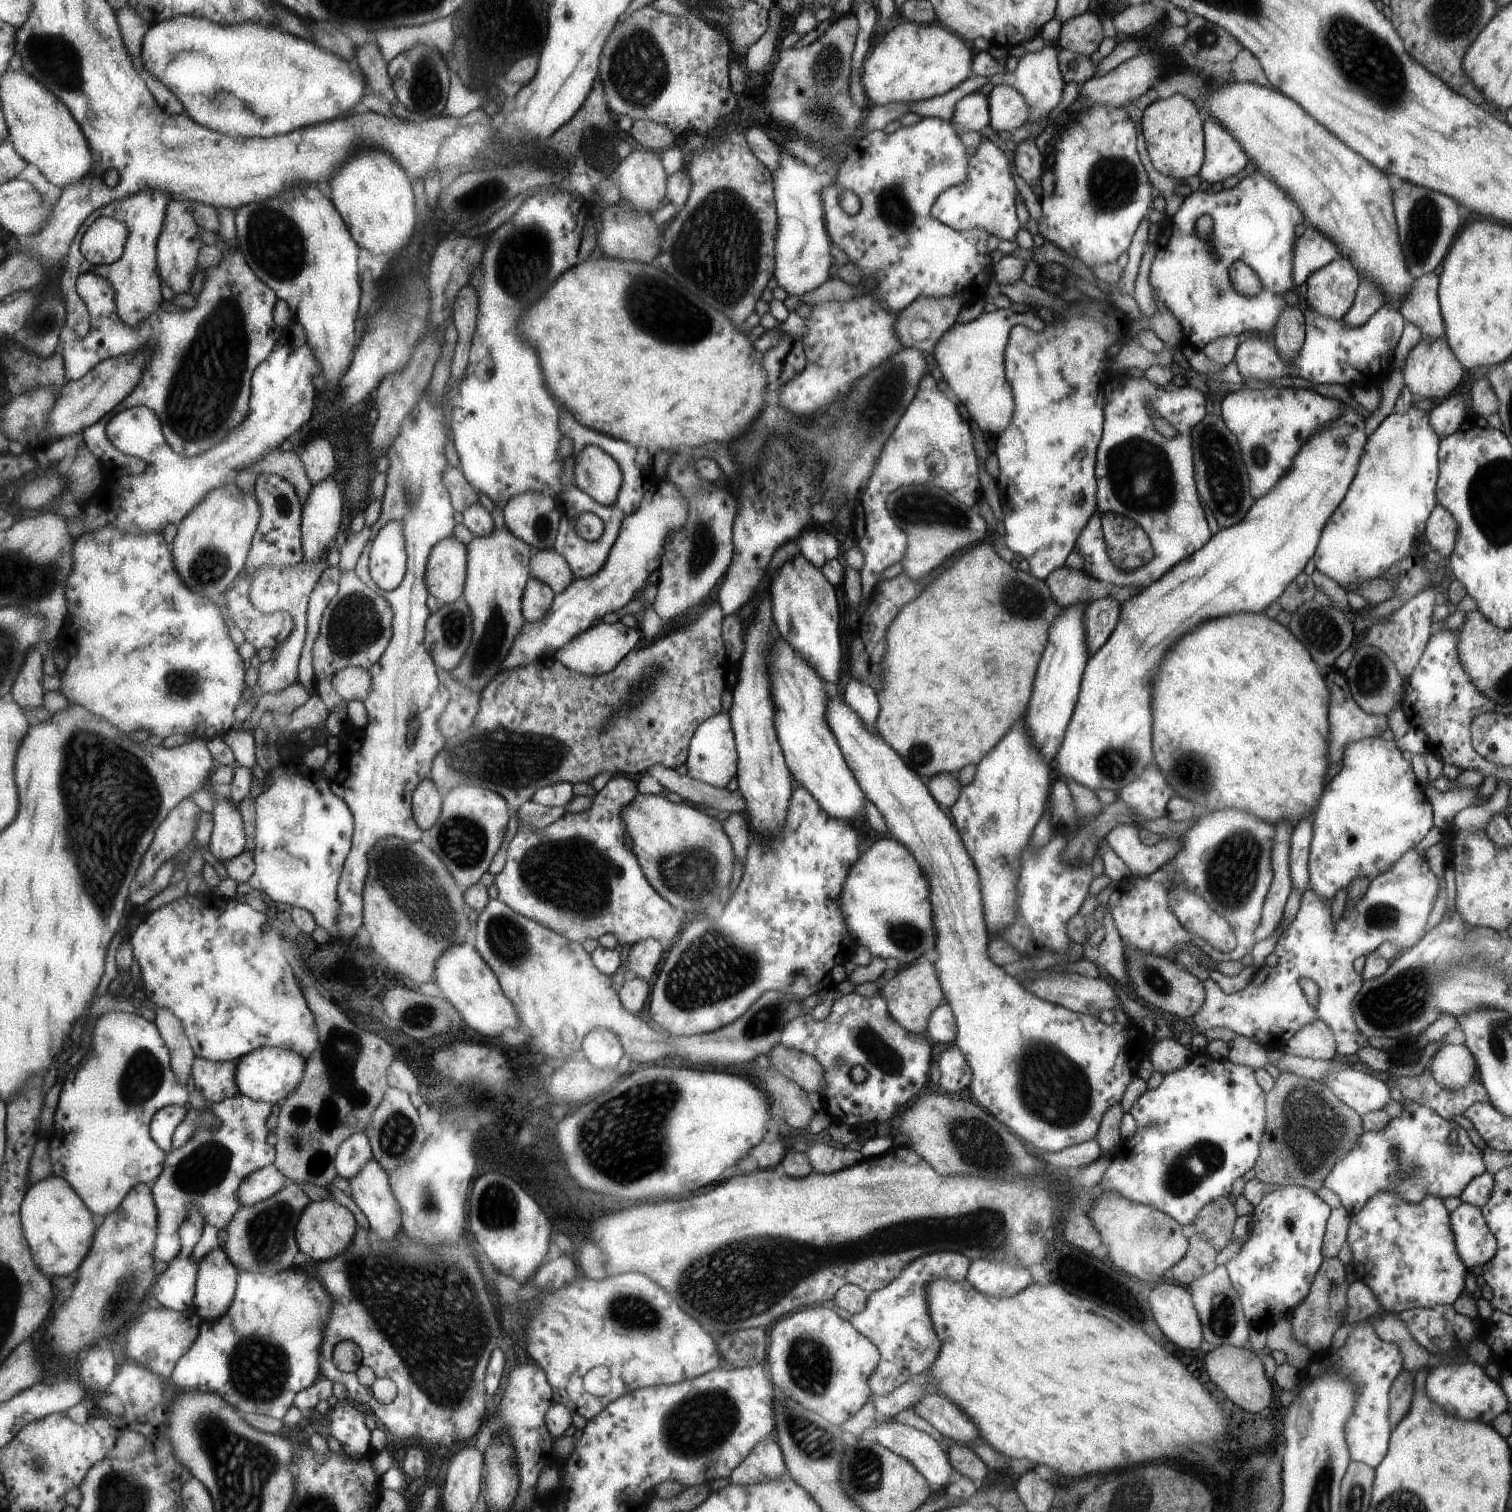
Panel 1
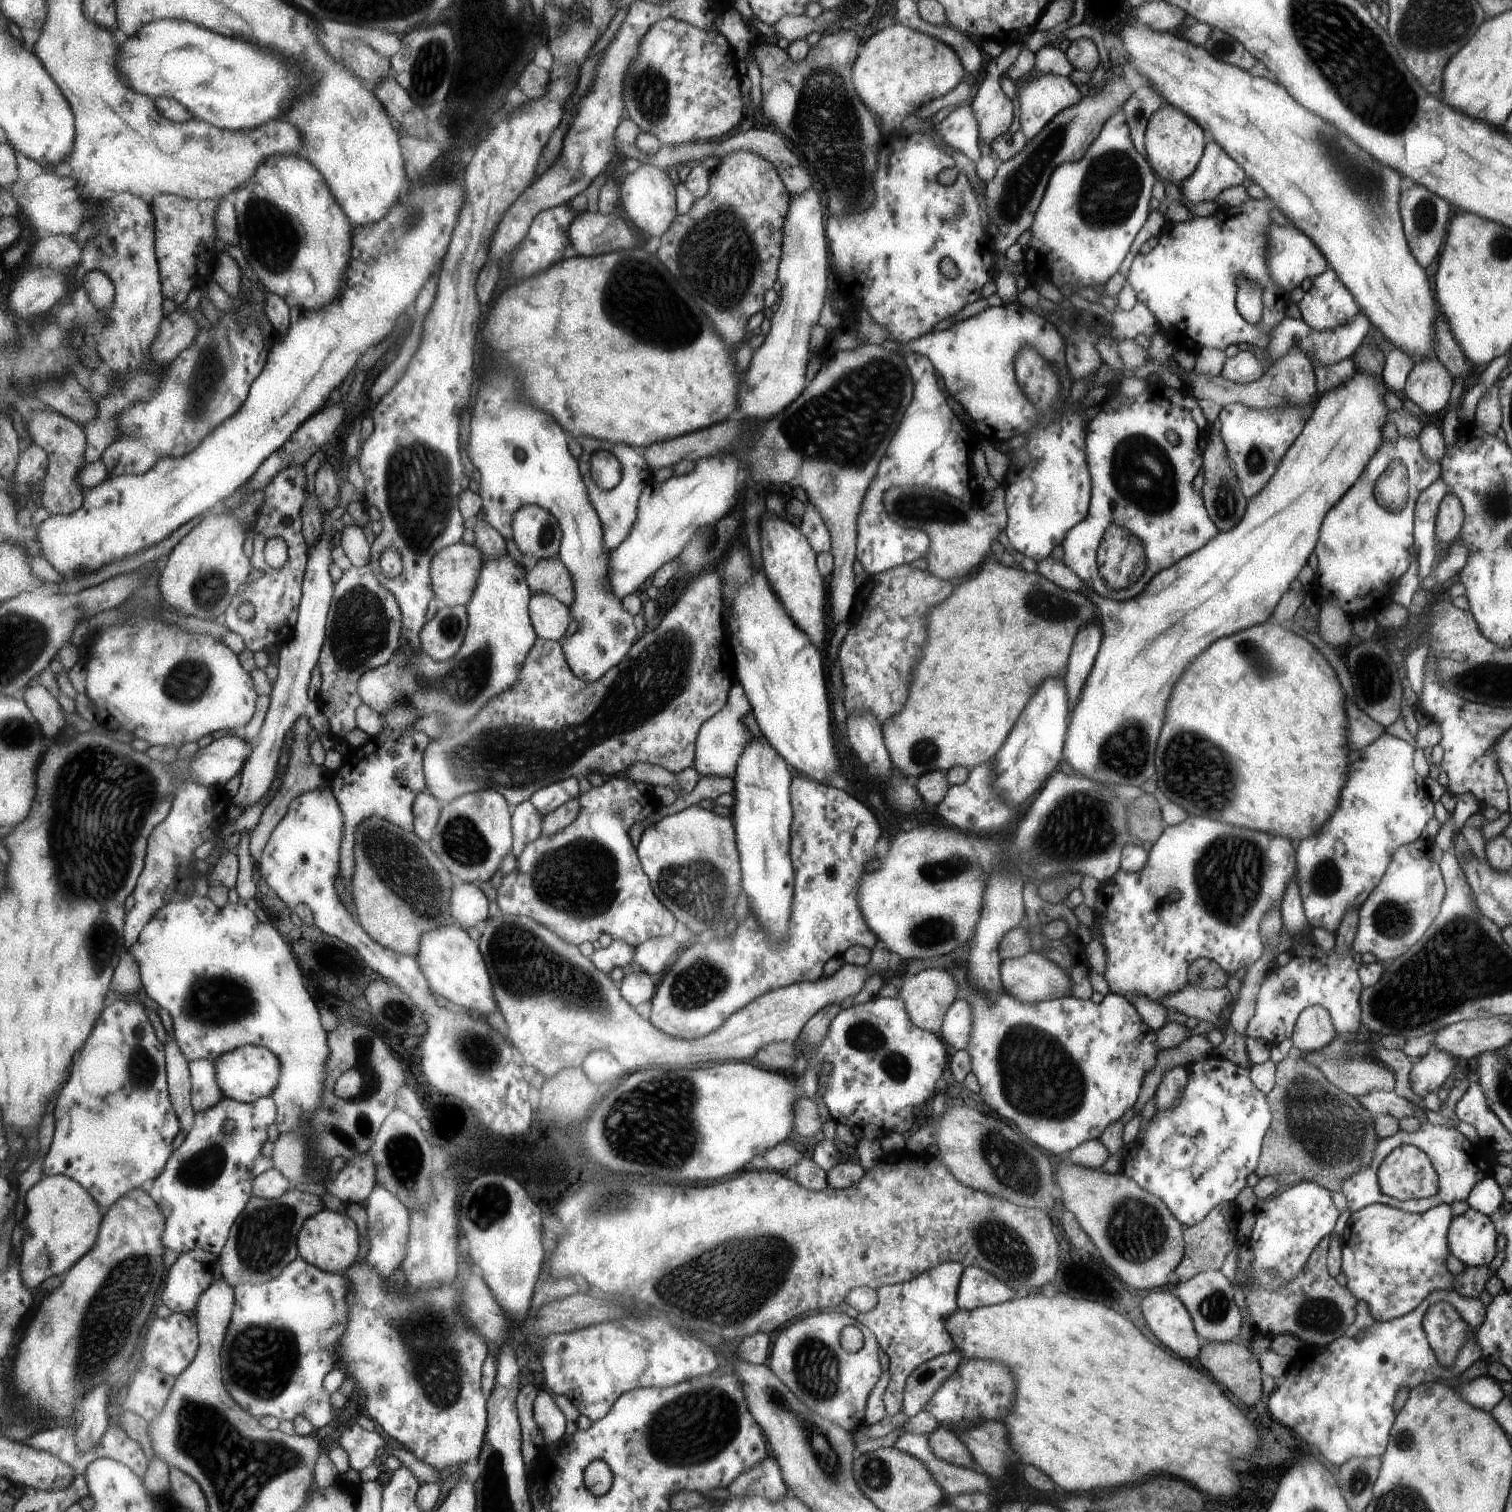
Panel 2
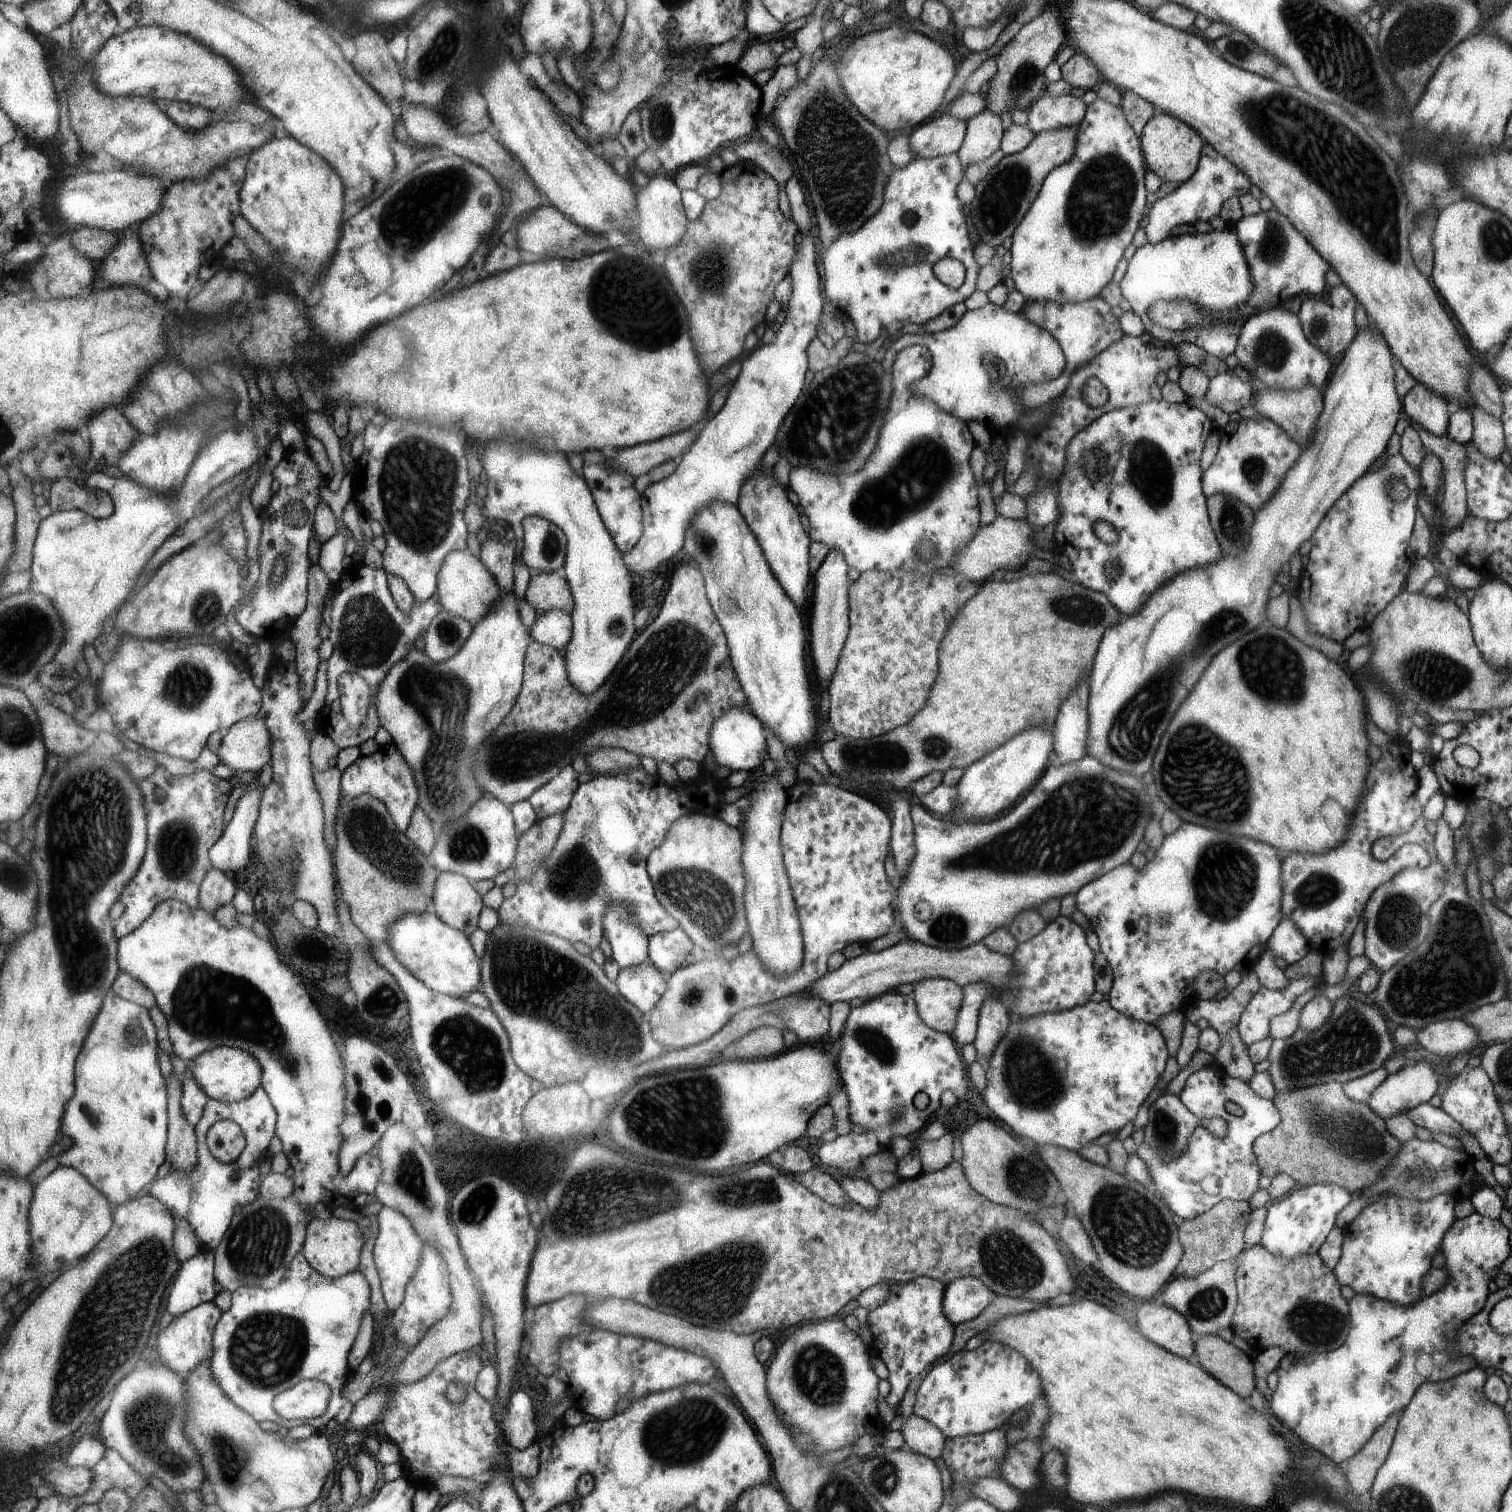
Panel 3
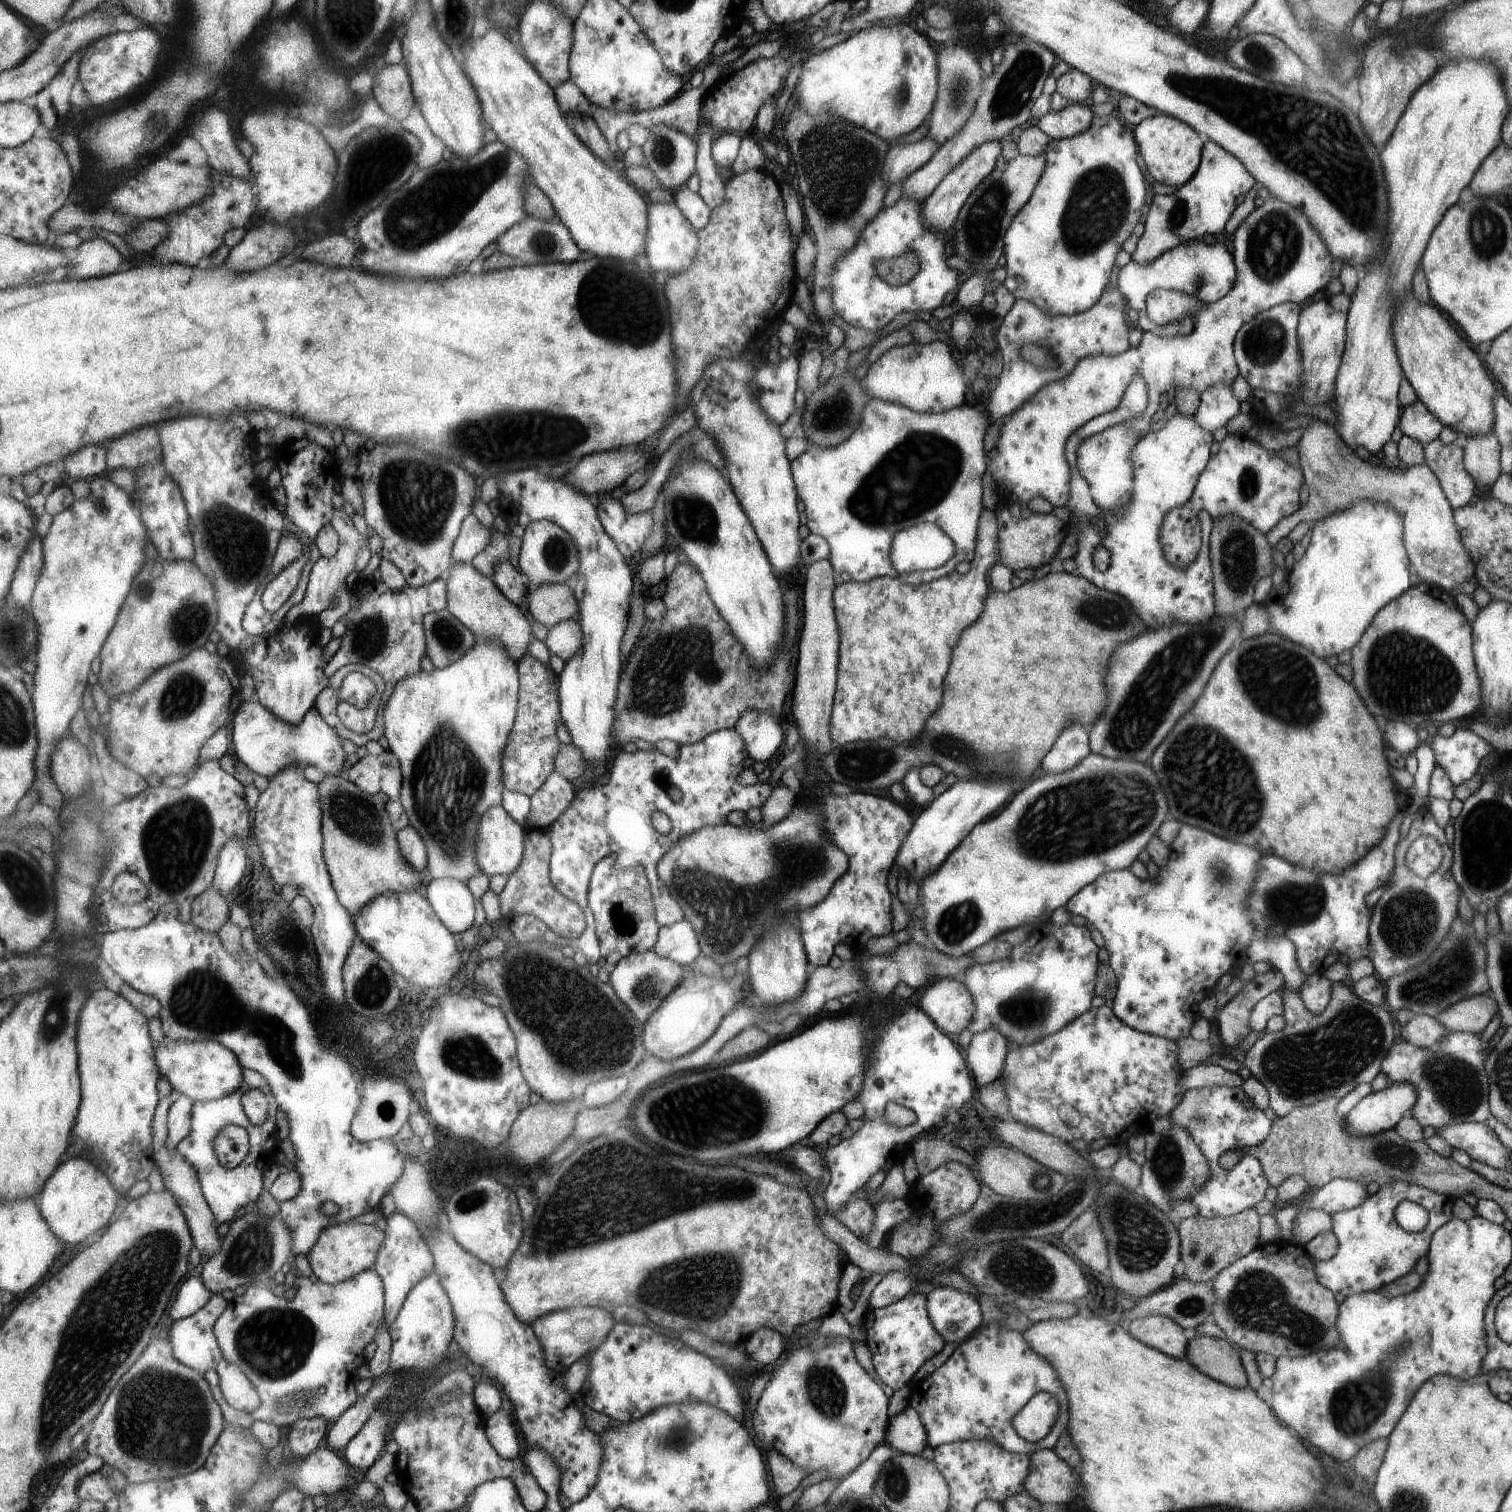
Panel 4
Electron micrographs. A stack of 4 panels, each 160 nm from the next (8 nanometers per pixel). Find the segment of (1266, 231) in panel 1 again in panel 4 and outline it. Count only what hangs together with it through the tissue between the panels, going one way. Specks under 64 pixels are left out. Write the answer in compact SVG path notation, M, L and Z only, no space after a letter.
M1191 239L1189 242L1174 246L1171 250L1160 254L1151 264L1138 265L1133 261L1124 264L1118 271L1116 287L1125 295L1129 308L1138 312L1136 322L1142 331L1149 331L1158 337L1187 336L1195 328L1193 317L1182 316L1176 321L1166 325L1157 325L1147 315L1144 302L1151 292L1156 289L1173 289L1186 295L1195 297L1195 300L1204 305L1219 301L1221 297L1232 289L1236 280L1236 267L1232 254L1227 252L1224 244L1216 242L1215 245L1207 245L1202 239Z

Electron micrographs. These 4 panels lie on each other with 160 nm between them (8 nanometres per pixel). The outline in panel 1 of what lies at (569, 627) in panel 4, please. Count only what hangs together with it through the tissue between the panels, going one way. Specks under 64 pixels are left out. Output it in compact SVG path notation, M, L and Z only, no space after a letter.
M530 577L522 600L526 622L534 623L545 618L557 596L552 586Z

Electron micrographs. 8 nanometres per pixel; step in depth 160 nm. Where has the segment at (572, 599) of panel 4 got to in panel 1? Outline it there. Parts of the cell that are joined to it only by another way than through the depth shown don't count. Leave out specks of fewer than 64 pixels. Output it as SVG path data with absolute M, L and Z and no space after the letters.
M554 549L536 551L530 562L530 576L552 586L557 595L564 593L576 580L568 559Z

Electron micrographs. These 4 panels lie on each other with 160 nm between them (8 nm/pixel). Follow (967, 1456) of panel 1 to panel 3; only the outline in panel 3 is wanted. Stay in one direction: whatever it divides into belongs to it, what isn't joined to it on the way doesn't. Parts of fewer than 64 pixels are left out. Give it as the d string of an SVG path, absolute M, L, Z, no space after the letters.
M910 1415L900 1427L905 1448L927 1458L939 1458L945 1437L927 1420Z

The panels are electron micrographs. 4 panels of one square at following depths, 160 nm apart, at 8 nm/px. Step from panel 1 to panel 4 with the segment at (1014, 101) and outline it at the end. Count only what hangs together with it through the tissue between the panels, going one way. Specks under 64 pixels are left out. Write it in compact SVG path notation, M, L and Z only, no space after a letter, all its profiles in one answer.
M987 141L975 147L963 160L950 170L935 188L923 200L923 218L931 231L945 233L955 222L959 209L965 199L973 189L987 176L993 169L995 158L1000 154L1001 147L999 141Z

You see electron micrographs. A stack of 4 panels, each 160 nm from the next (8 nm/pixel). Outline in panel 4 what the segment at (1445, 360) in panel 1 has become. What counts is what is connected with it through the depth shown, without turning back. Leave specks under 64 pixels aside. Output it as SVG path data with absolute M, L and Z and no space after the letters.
M1419 400L1405 406L1397 428L1401 434L1420 442L1422 446L1435 440L1444 428L1440 420Z

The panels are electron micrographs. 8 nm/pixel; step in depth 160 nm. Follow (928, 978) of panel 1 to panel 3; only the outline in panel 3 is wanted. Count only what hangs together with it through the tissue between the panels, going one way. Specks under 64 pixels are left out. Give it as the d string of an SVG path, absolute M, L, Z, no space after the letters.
M925 979L913 987L911 996L924 1023L933 1030L951 1033L961 1004L959 985L949 979Z

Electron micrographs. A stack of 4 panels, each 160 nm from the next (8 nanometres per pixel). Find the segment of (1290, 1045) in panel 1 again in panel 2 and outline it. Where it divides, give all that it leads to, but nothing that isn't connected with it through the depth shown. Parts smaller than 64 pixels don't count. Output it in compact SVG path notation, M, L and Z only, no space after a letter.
M1321 1005L1301 1010L1291 1033L1292 1046L1299 1053L1308 1053L1325 1046L1336 1032L1329 1012Z

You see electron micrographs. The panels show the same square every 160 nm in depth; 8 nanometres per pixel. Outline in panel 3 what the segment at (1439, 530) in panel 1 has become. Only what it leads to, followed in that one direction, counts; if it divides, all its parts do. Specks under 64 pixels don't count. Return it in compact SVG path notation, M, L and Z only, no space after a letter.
M1413 426L1418 432L1421 444L1424 446L1427 453L1433 453L1443 466L1443 477L1441 494L1437 500L1437 508L1439 510L1439 526L1442 532L1452 529L1460 524L1465 517L1468 516L1469 510L1467 507L1467 487L1464 485L1464 470L1468 462L1468 455L1465 447L1446 435L1435 436L1430 432L1424 431L1420 426Z

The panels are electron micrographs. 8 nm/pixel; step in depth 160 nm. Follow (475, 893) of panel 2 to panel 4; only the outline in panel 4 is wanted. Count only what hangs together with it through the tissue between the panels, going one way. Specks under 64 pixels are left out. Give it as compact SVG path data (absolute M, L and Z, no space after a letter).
M449 877L433 878L423 892L450 931L465 932L473 926L477 901L467 883Z

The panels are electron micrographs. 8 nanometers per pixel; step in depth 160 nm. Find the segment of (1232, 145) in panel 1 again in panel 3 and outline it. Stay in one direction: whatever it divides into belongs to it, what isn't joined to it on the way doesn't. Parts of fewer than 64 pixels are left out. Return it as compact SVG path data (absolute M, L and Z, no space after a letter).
M1204 145L1196 172L1183 181L1174 191L1155 200L1150 206L1148 223L1144 227L1147 243L1155 244L1169 237L1169 231L1180 224L1193 225L1197 220L1209 222L1231 196L1241 196L1249 190L1248 177L1211 145Z

